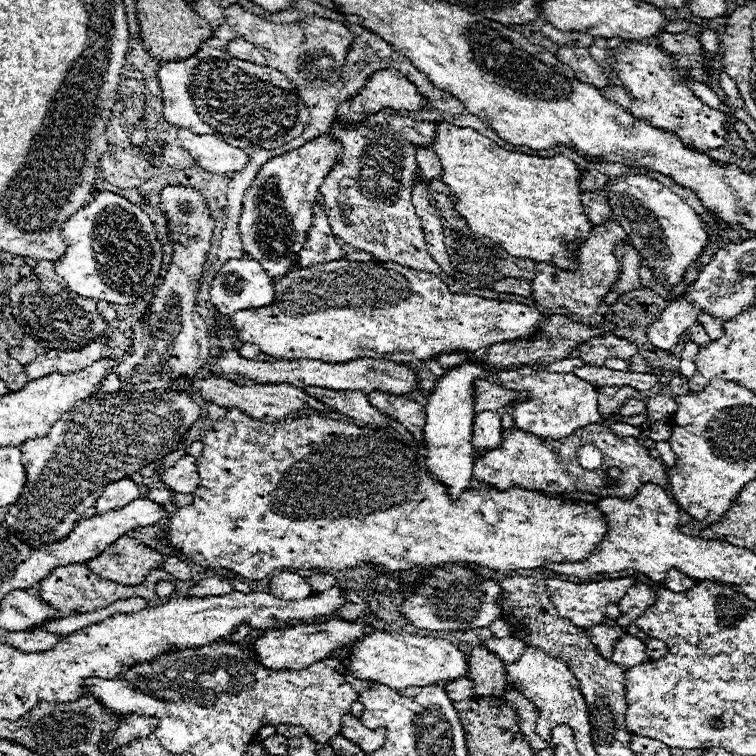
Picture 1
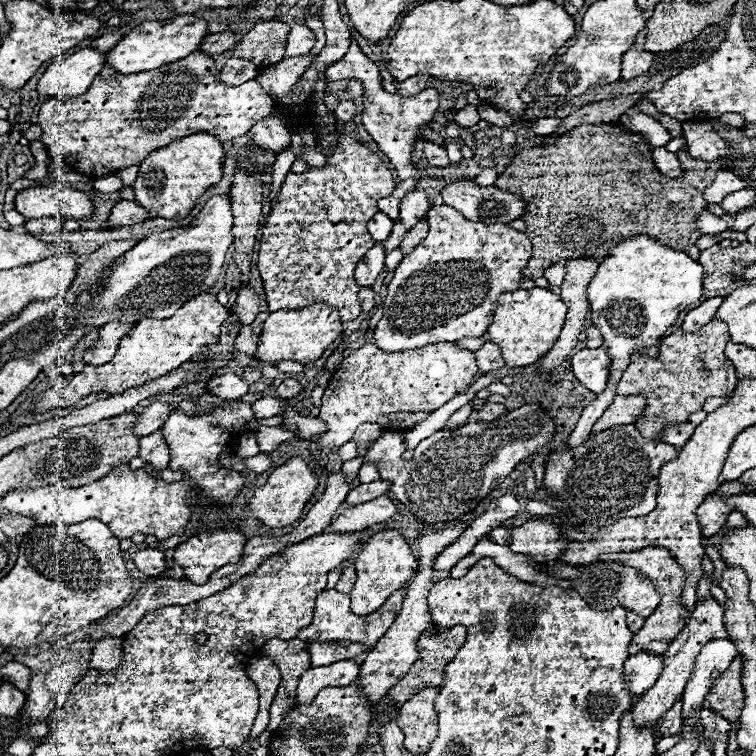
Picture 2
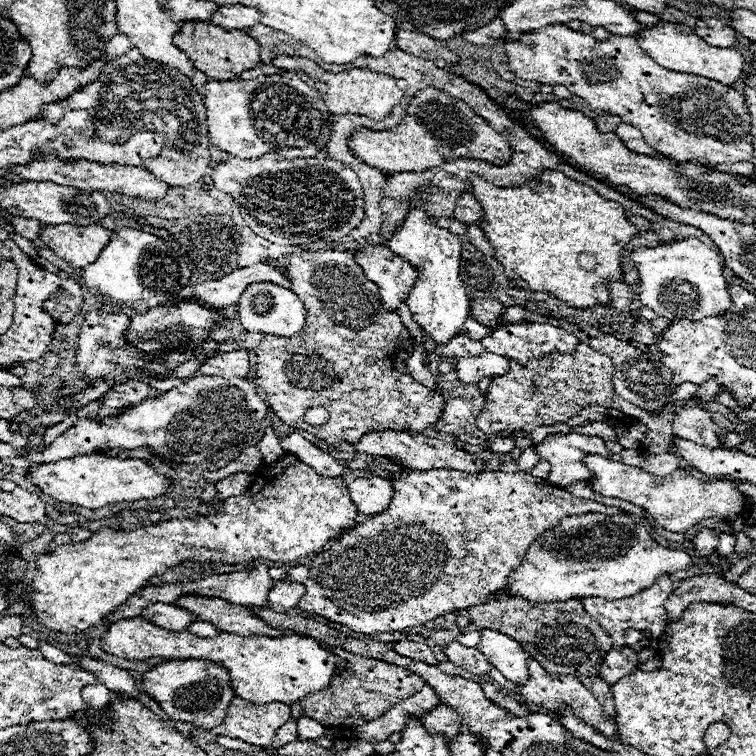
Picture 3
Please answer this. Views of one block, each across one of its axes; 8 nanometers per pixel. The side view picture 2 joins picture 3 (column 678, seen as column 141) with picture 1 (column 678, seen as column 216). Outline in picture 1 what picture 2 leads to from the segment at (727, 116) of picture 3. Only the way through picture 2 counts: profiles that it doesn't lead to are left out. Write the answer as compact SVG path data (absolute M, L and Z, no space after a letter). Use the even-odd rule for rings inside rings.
M622 42L610 52L606 62L616 70L624 88L632 92L634 102L630 104L628 112L632 112L636 118L642 118L660 130L676 134L684 144L698 150L714 150L728 142L728 130L722 126L726 122L726 114L706 106L700 98L696 98L684 84L684 76L688 72L674 68L672 60L664 56L658 46Z

